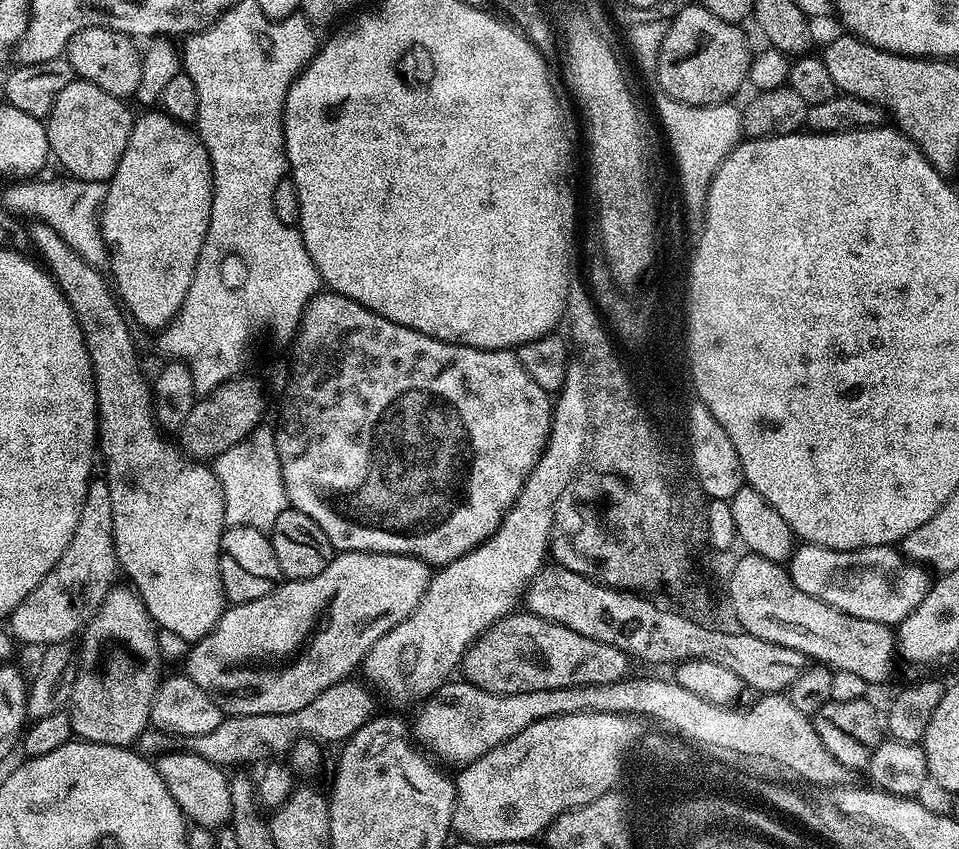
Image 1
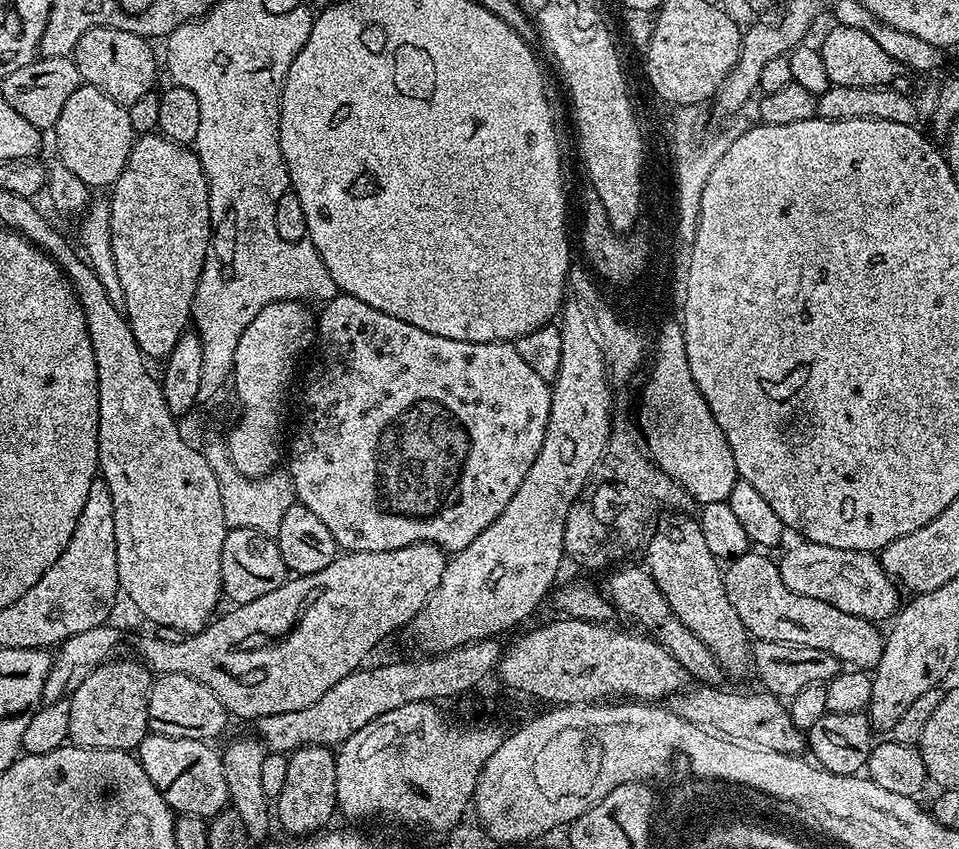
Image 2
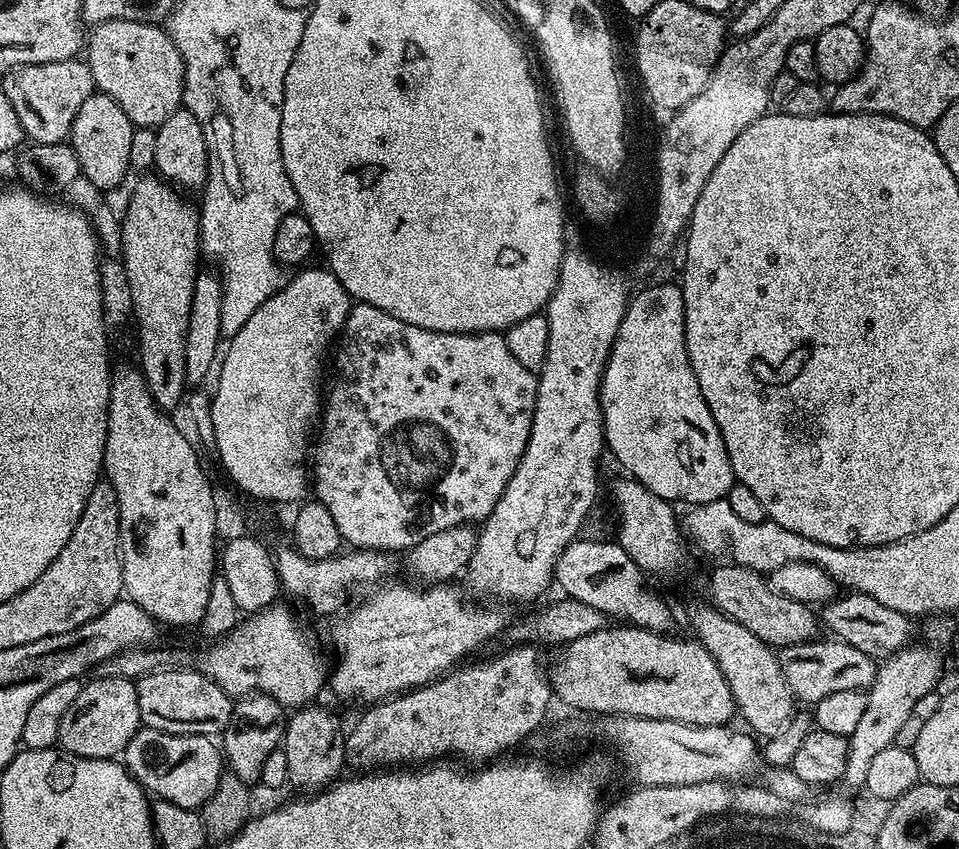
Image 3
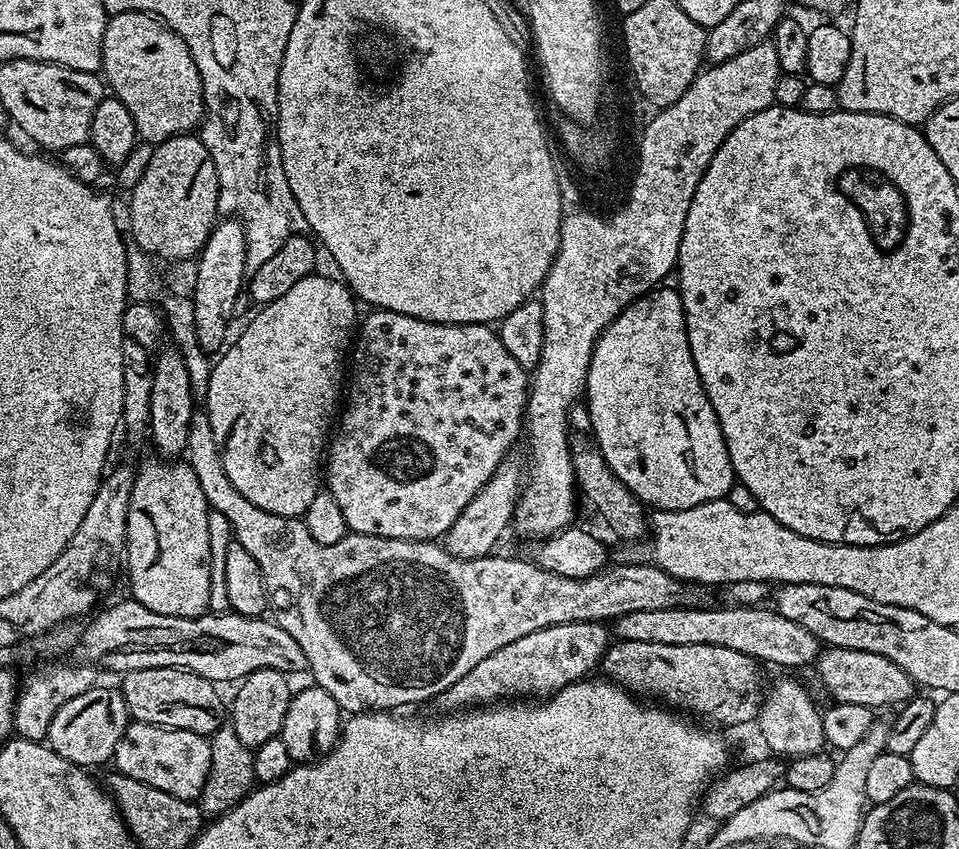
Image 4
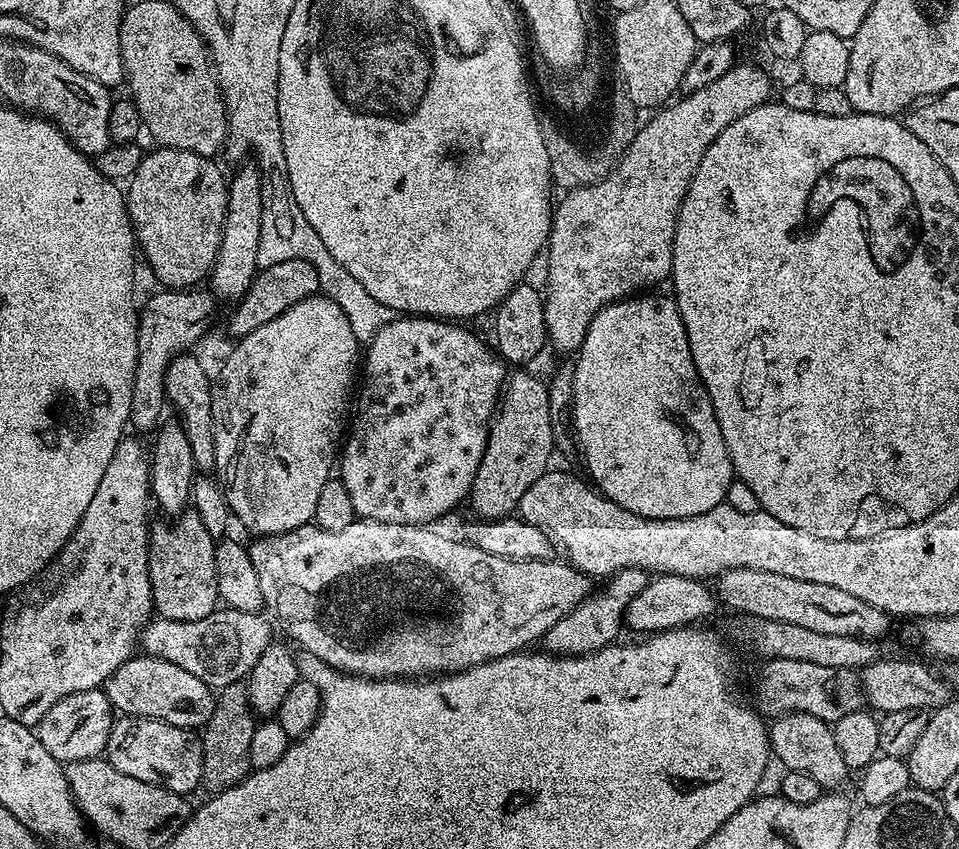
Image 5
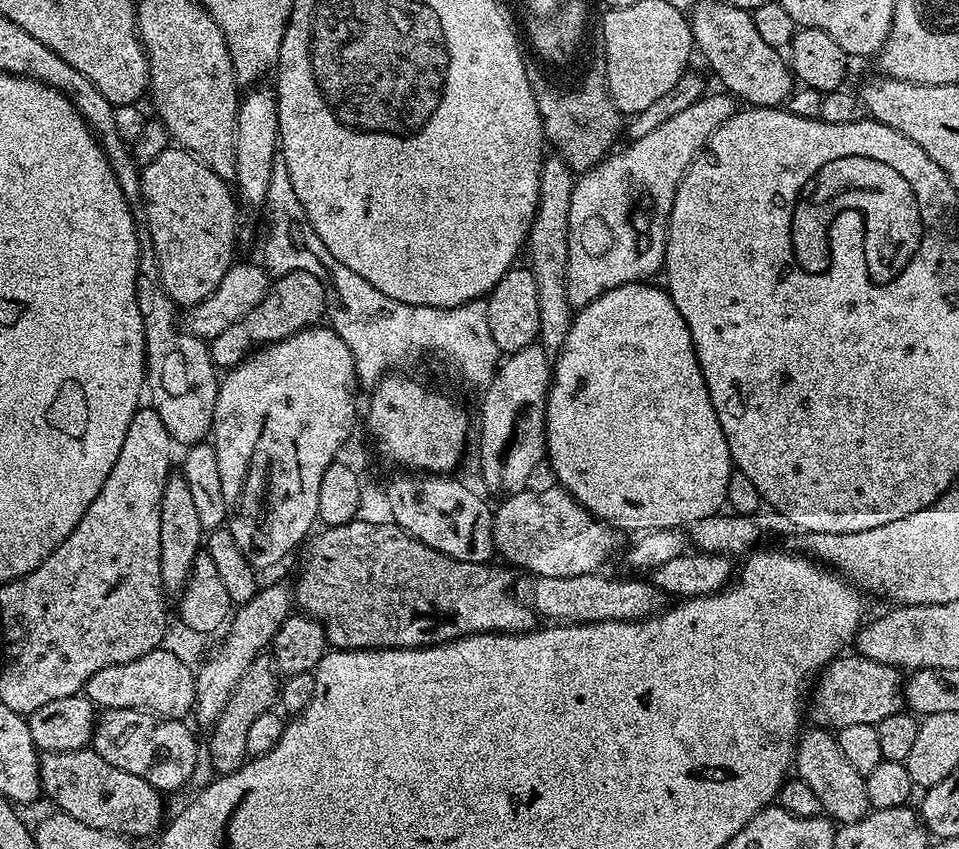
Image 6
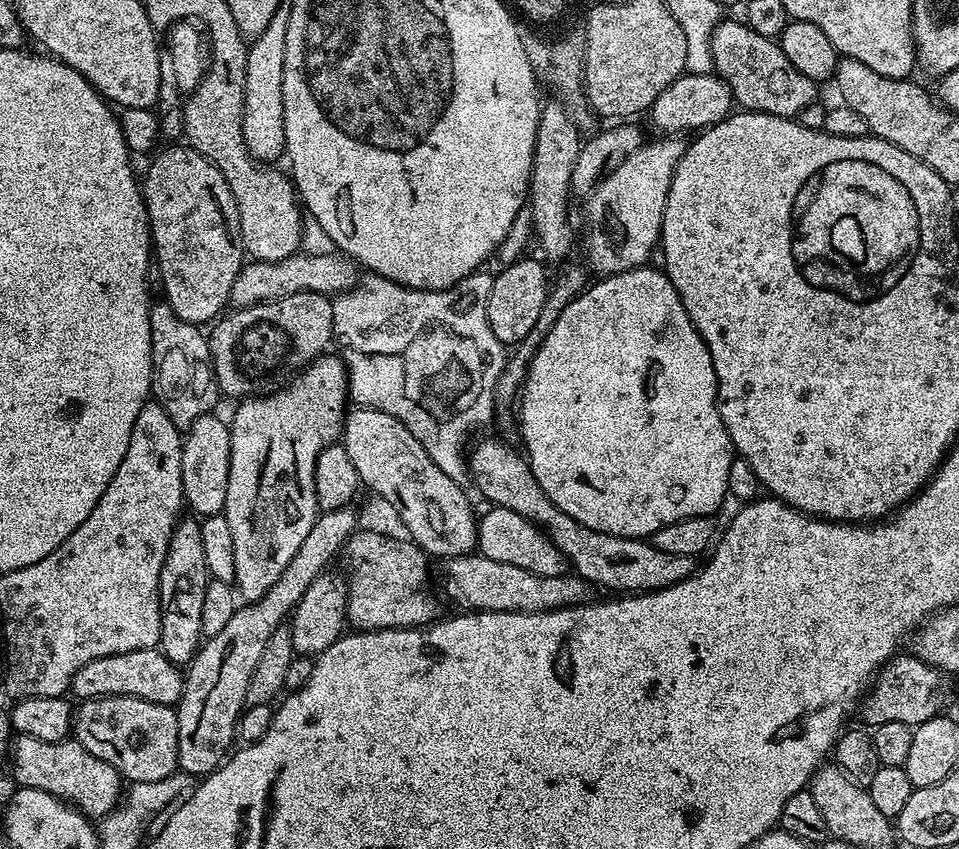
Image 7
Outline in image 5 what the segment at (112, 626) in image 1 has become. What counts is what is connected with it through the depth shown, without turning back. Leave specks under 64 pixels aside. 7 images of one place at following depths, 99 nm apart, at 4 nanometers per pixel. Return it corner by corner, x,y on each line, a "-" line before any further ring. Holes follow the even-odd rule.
103,687
94,690
82,690
54,702
50,710
35,725
36,737
54,754
54,758
67,766
79,760
95,760
105,755
114,723
114,709

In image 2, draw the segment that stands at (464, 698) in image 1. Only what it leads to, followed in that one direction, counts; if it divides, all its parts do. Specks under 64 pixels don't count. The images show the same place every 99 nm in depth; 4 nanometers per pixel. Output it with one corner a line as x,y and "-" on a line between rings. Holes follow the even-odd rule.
696,686
693,692
681,691
671,697
670,707
682,719
707,728
727,739
755,744
758,748
800,754
806,748
806,736
794,726
785,701
771,692
757,690
749,696
740,692
723,692
720,686

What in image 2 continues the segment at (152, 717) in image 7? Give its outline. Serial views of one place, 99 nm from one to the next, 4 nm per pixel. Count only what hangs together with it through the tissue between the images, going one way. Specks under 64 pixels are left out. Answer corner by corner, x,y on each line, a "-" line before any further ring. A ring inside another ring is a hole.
149,734
138,749
138,759
146,778
162,794
162,798
172,807
173,813
181,816
217,816
223,808
229,807
226,773
222,771
222,755
212,749
206,740
190,738
170,738

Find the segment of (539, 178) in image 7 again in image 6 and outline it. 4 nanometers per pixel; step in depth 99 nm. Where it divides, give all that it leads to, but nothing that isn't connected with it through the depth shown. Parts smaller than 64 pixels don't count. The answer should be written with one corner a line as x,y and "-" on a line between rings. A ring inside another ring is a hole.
559,154
545,159
540,168
538,186
538,206
532,219
526,241
527,263
534,274
538,286
538,314
540,315
540,334
538,342
549,354
559,353
566,334
572,325
574,309
568,303
566,294
566,266
568,265
568,218
570,216
570,194
574,183
574,172

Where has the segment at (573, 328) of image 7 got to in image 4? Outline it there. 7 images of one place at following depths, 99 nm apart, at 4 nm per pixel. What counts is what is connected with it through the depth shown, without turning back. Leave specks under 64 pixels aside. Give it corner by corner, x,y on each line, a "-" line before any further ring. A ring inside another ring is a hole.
657,286
638,297
600,335
590,358
586,407
591,435
612,473
649,509
677,512
702,502
725,499
734,477
714,406
710,406
710,398
706,398
706,390
690,354
679,291
668,287

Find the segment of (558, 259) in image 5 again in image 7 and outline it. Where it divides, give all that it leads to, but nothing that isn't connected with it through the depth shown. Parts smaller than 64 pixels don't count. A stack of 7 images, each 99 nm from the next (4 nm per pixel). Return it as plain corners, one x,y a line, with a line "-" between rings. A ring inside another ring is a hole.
680,138
656,139
660,140
649,139
641,148
634,149
630,158
618,170
609,172
587,197
588,229
584,232
583,259
595,275
597,272
597,277
645,267
651,261
648,259
652,251
657,251
670,182
686,144

